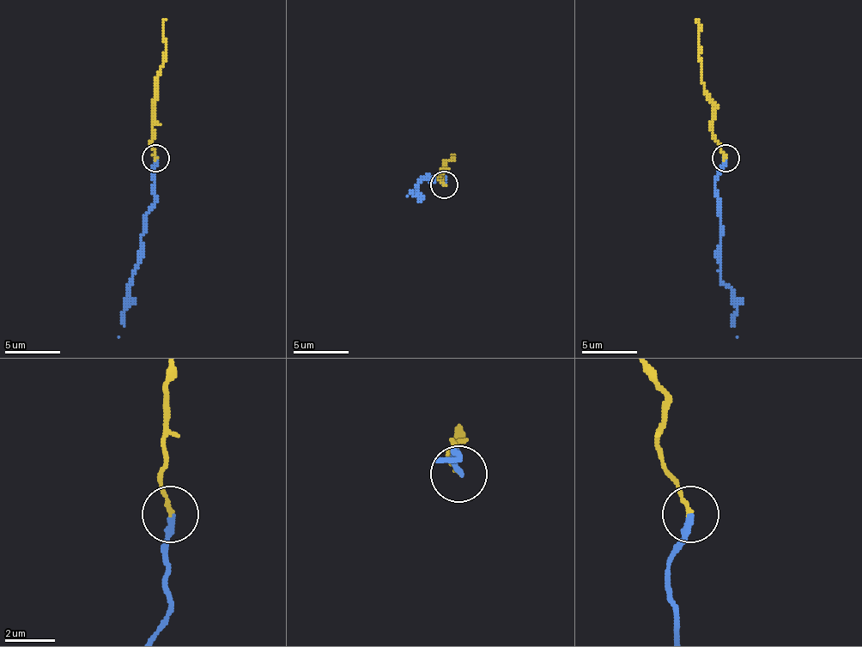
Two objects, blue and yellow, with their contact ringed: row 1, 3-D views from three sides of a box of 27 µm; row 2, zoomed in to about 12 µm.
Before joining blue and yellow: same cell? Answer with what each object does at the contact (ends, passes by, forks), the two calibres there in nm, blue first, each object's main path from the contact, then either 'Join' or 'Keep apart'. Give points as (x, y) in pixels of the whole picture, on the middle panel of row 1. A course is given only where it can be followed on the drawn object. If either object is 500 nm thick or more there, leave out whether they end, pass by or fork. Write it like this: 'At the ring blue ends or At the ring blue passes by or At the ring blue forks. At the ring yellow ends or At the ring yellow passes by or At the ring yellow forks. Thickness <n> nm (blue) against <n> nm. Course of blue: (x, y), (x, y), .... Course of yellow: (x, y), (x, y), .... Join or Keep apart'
At the ring blue ends. At the ring yellow ends. Thickness 240 nm (blue) against 150 nm. Course of blue: (446, 185), (443, 174), (443, 177), (434, 179), (427, 177), (407, 196). Course of yellow: (443, 185), (440, 171), (443, 171), (446, 160), (454, 157), (454, 154). Join

